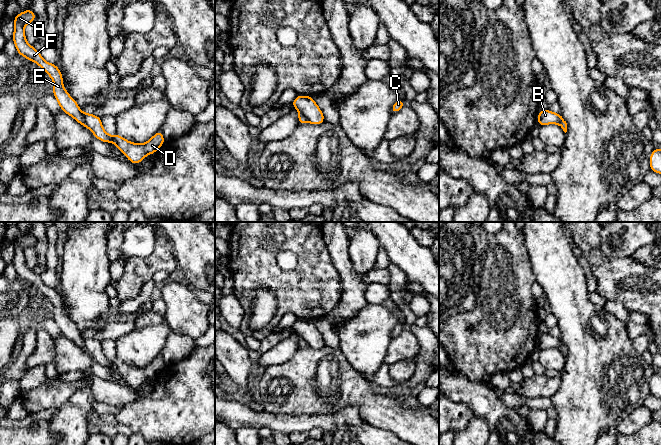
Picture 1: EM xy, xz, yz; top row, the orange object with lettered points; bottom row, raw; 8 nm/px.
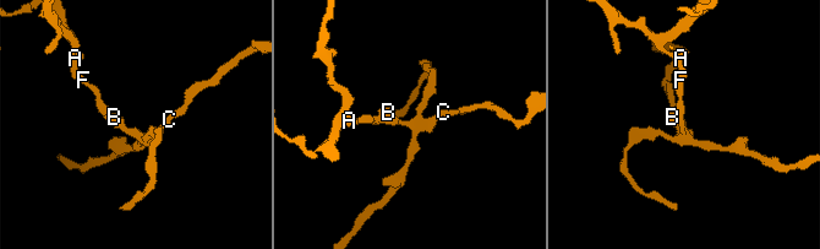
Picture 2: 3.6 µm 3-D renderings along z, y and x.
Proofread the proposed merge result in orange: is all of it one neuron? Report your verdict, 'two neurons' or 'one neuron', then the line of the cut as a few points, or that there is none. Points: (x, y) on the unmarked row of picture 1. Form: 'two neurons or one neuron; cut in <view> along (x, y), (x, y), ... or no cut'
two neurons; cut in xy along (83, 338), (86, 350)

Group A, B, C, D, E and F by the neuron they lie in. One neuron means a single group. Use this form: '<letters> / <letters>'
A E F / B C D

